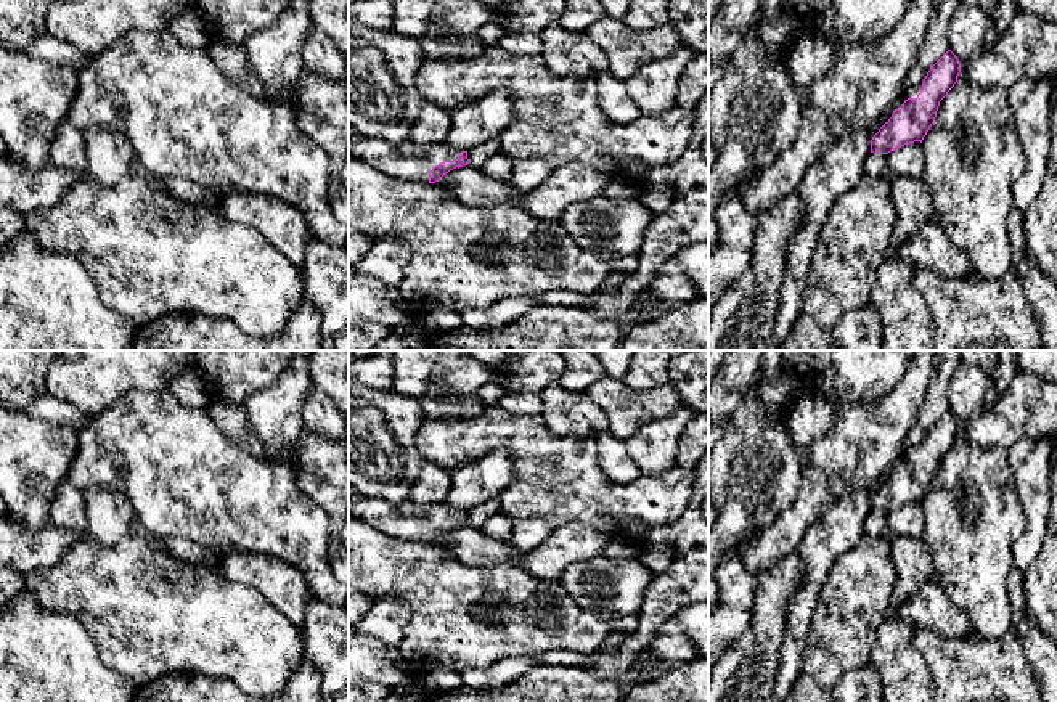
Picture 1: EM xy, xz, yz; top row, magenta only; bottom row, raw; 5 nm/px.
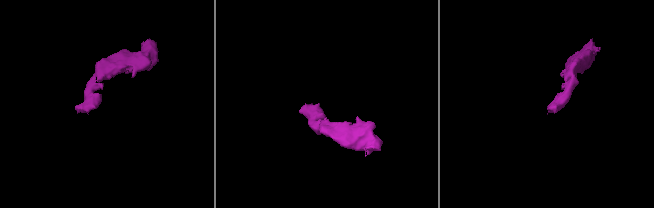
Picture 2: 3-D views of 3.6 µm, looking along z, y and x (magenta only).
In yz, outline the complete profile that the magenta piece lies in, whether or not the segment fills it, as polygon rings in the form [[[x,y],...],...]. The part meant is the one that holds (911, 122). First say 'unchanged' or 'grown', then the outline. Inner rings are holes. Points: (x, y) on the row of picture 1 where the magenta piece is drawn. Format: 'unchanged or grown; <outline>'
grown; [[[948,50],[927,72],[922,84],[904,92],[892,117],[871,140],[871,153],[888,154],[904,145],[920,141],[935,122],[940,101],[957,82],[961,64]]]

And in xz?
grown; [[[357,135],[352,157],[400,180],[435,183],[456,167],[467,165],[467,151],[448,148],[445,143],[416,148],[410,141],[392,146],[382,140]]]

